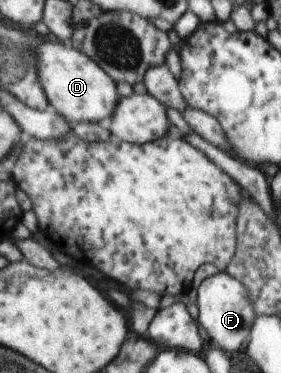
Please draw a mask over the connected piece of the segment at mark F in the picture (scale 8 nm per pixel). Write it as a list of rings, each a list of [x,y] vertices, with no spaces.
[[[218,271],[204,278],[195,292],[198,324],[207,332],[210,342],[214,342],[227,354],[236,355],[241,343],[248,340],[252,324],[256,320],[256,310],[249,301],[249,290],[227,272]]]

